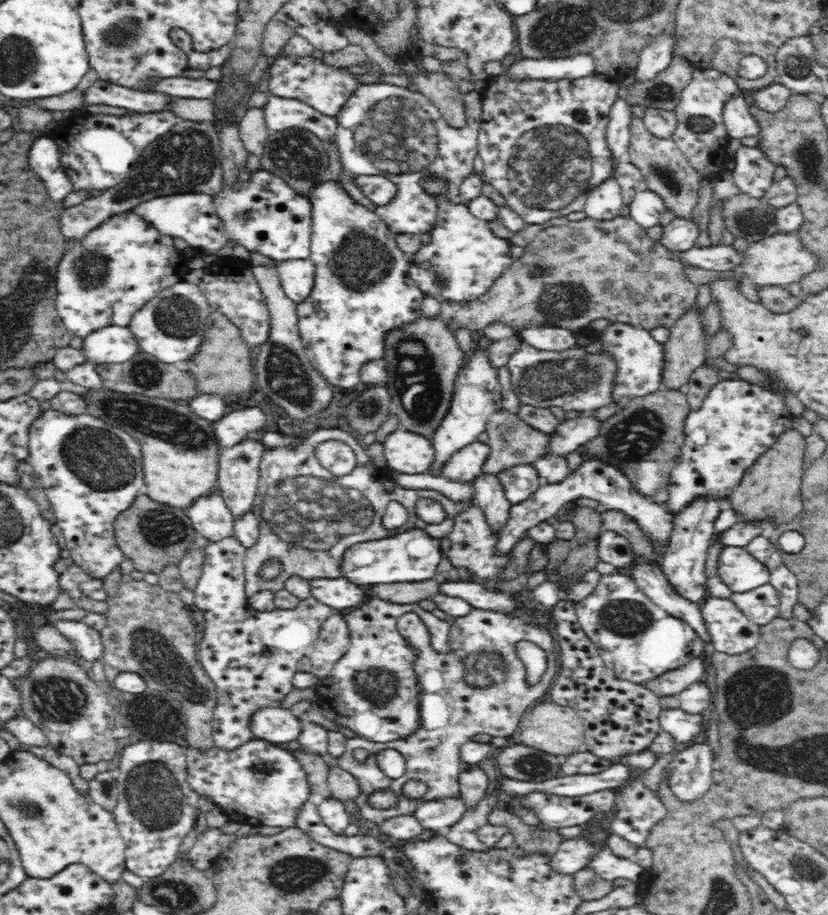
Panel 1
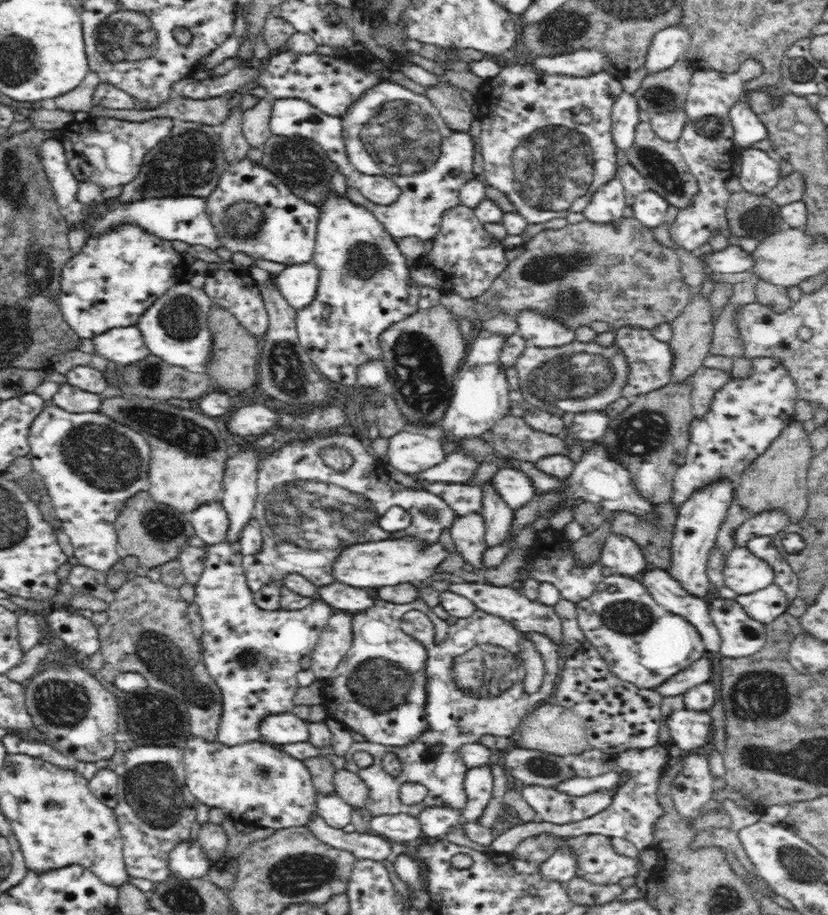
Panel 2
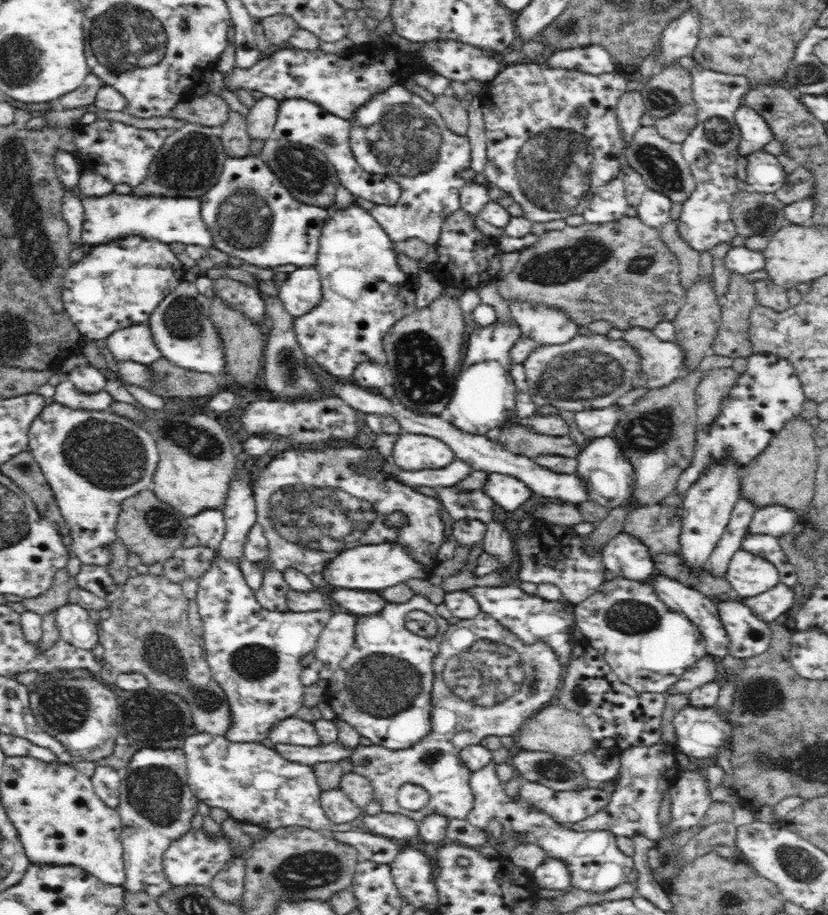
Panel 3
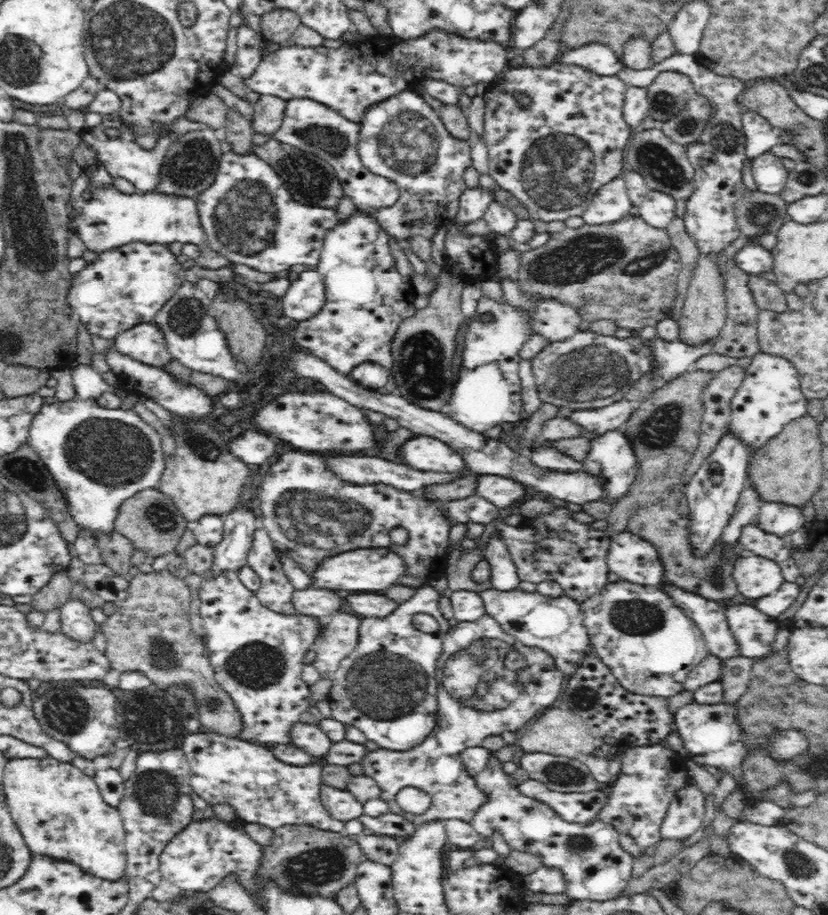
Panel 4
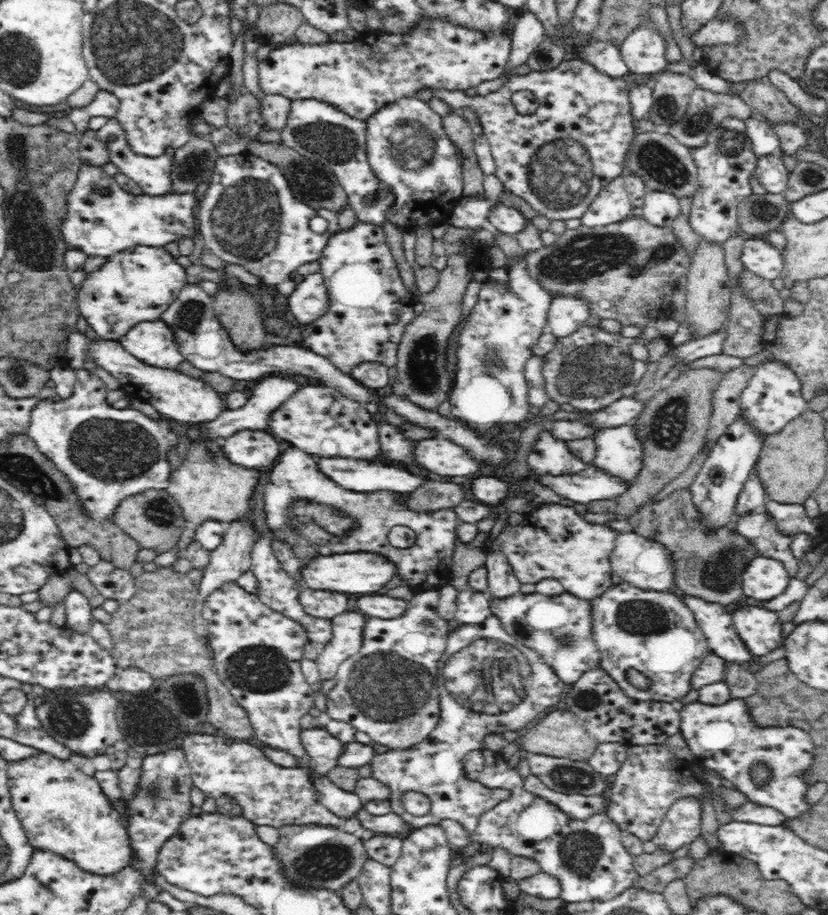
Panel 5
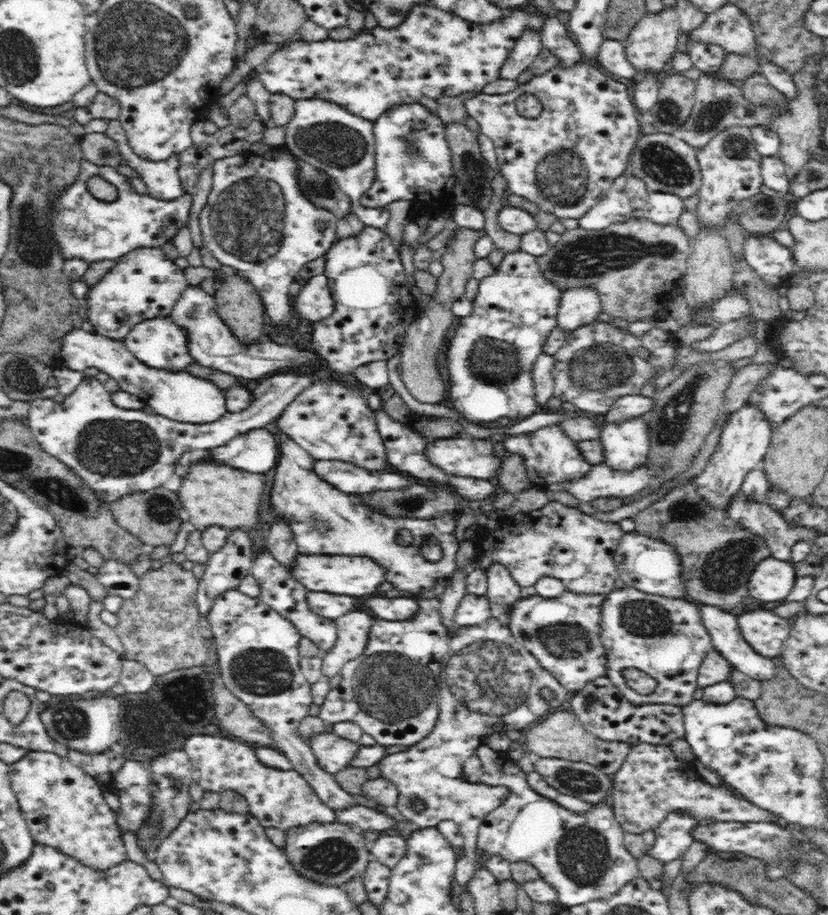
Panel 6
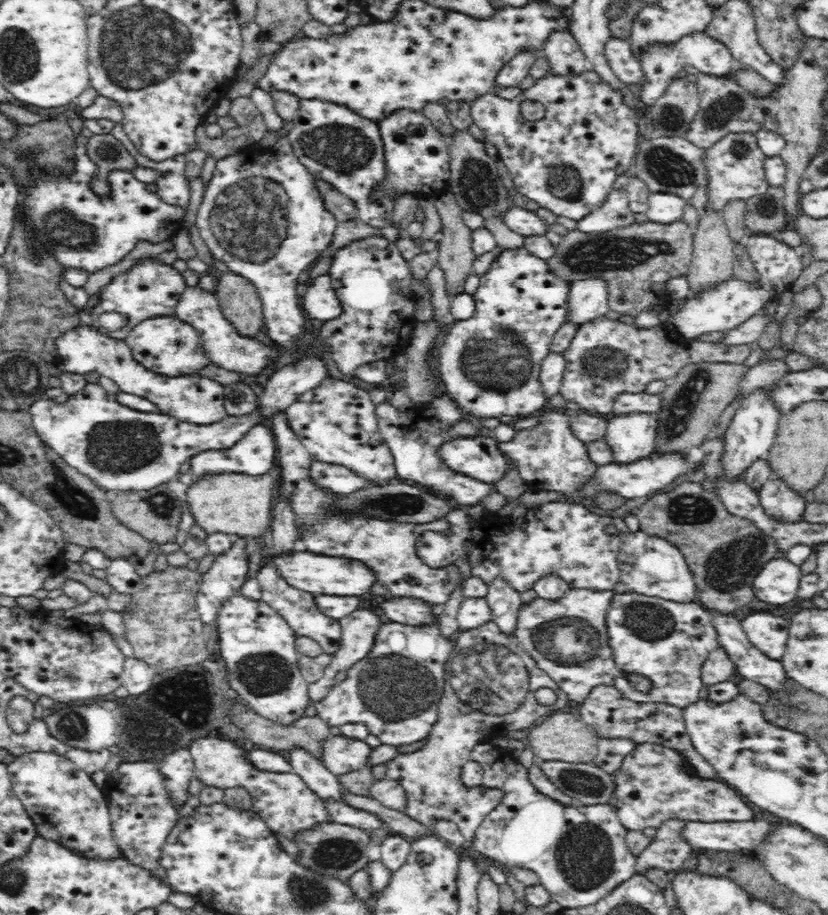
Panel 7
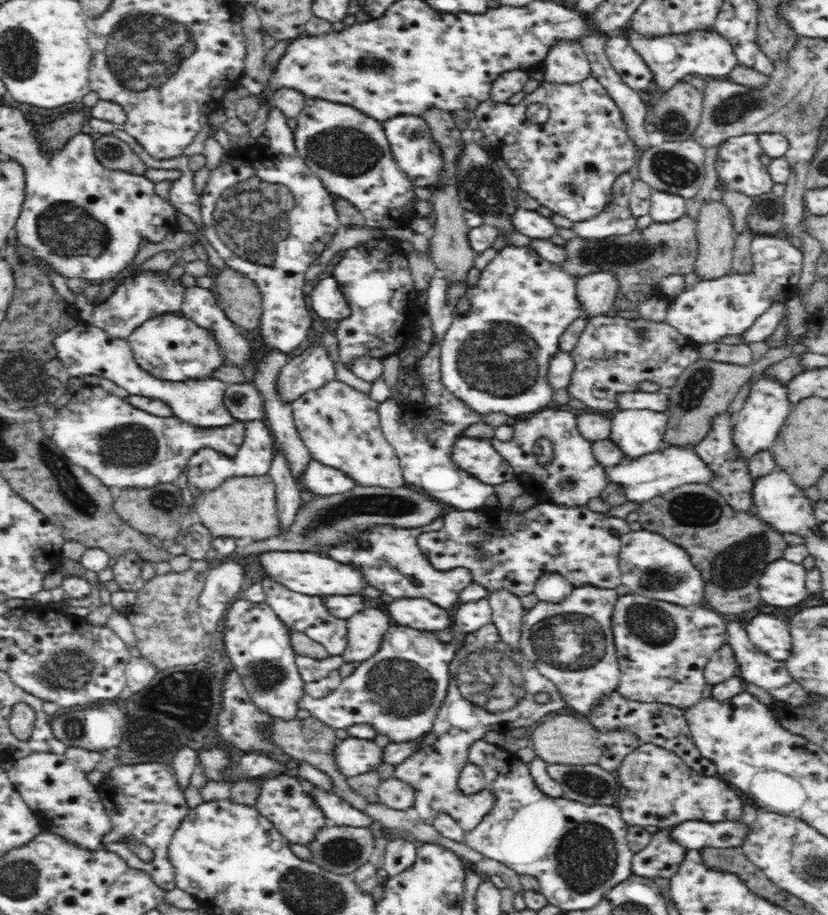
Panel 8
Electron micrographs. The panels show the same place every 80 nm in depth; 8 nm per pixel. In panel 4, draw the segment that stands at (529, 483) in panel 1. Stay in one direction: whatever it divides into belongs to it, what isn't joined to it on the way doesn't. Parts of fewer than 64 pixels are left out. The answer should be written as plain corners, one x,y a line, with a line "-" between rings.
479,475
475,494
502,510
526,498
522,483
497,475

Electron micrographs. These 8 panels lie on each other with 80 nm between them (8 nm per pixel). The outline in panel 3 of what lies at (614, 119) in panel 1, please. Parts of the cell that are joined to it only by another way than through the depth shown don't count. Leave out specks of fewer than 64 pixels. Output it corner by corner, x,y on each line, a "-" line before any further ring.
640,89
628,90
621,96
616,106
616,113
618,113
618,121
620,121
626,143
634,138
634,134
642,126
640,120
645,111
646,105

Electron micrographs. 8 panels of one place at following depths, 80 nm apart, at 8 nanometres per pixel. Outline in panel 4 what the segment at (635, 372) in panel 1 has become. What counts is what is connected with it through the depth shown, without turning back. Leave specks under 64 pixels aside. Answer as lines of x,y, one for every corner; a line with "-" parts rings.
659,337
644,339
644,343
652,345
655,349
655,361
652,367
656,367
653,372
664,380
670,381
680,373
694,367
698,358
714,353
718,337
710,339
700,344
688,344
682,340
664,341

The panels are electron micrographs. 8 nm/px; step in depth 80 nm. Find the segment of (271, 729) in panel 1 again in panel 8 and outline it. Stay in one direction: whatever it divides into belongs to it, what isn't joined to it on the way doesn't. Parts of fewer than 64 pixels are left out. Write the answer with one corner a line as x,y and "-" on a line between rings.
348,737
336,742
336,756
339,770
347,777
376,771
385,762
384,748
374,740

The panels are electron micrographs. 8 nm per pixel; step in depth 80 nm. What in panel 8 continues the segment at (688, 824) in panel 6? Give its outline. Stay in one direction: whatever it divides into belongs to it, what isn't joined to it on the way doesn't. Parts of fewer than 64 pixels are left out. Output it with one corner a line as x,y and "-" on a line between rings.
662,828
652,836
651,843
633,856
632,875
650,880
672,878
687,850
669,838
669,829

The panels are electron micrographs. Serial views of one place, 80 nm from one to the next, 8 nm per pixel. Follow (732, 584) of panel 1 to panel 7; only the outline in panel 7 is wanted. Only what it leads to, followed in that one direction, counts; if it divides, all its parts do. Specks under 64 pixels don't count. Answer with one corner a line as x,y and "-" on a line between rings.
782,556
764,564
754,580
754,591
760,600
782,607
798,598
802,576
800,565

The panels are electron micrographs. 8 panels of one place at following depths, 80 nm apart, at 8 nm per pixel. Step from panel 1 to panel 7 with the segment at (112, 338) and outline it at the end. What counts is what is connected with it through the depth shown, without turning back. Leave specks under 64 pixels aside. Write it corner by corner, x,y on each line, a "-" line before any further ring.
175,314
143,320
132,328
124,342
131,348
133,357
146,370
160,376
199,376
202,370
212,365
212,359
206,355
202,337
196,327
188,324
188,321
180,320

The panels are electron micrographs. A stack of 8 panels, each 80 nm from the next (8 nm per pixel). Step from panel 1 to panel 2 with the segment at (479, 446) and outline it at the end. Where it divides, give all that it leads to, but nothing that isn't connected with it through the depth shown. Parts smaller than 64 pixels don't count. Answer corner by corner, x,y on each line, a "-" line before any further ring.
450,452
447,459
438,466
427,468
417,472
413,478
422,484
465,484
474,477
478,468
471,458
464,456
461,452

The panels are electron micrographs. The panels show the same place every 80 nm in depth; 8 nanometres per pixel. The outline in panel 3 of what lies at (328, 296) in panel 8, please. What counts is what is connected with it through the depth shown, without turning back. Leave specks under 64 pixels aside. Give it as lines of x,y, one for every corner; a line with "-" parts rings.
315,266
298,267
288,274
278,293
284,310
292,318
300,318
312,312
322,300
320,273

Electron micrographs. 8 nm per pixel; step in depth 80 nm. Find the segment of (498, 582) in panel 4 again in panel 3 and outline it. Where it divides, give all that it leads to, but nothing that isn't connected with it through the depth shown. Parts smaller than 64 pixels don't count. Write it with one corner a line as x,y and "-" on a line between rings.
495,504
495,506
497,506
497,520
486,525
483,551
500,563
498,569
501,574
501,584
518,584
516,575
518,565
516,565
514,554
512,554
512,541
502,527
502,520
507,518
507,512
502,511
498,505

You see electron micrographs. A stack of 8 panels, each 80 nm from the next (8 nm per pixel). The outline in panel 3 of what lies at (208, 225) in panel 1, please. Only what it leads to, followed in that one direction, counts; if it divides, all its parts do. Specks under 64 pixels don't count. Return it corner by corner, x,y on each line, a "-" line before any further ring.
78,184
71,194
81,202
84,218
81,222
81,237
88,246
112,244
128,236
139,236
146,240
157,240
164,244
180,242
185,245
212,247
213,240
200,214
199,199
179,196
117,194
114,191
97,198
86,197

